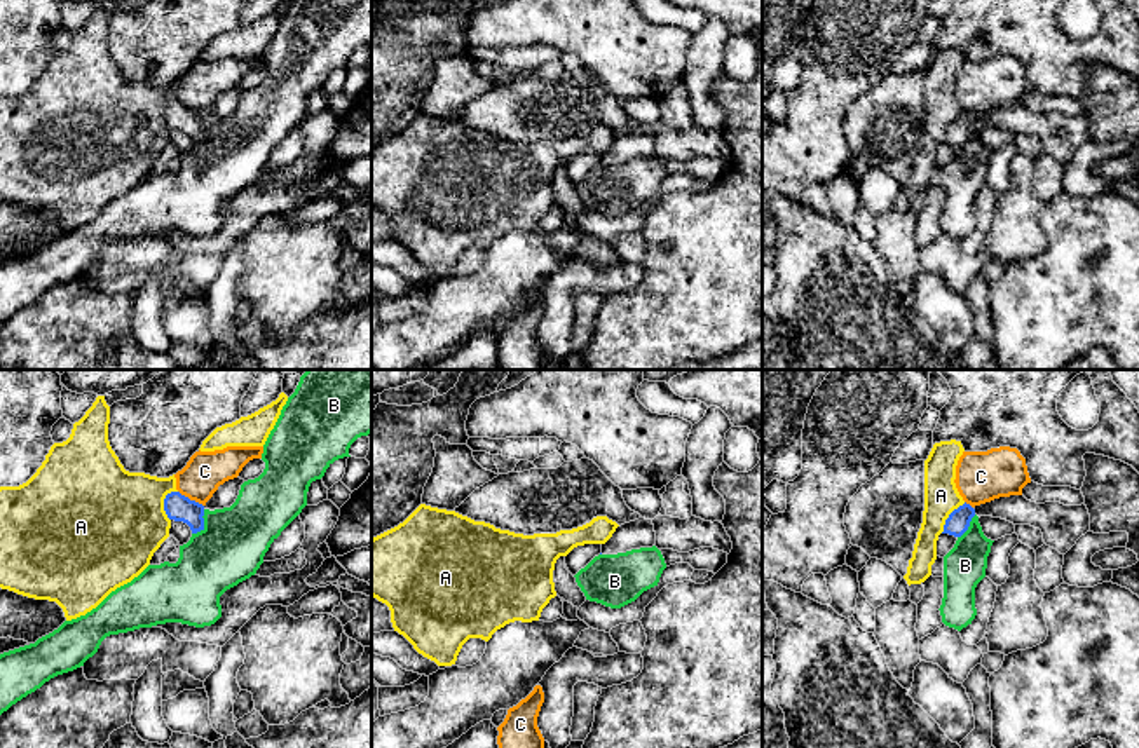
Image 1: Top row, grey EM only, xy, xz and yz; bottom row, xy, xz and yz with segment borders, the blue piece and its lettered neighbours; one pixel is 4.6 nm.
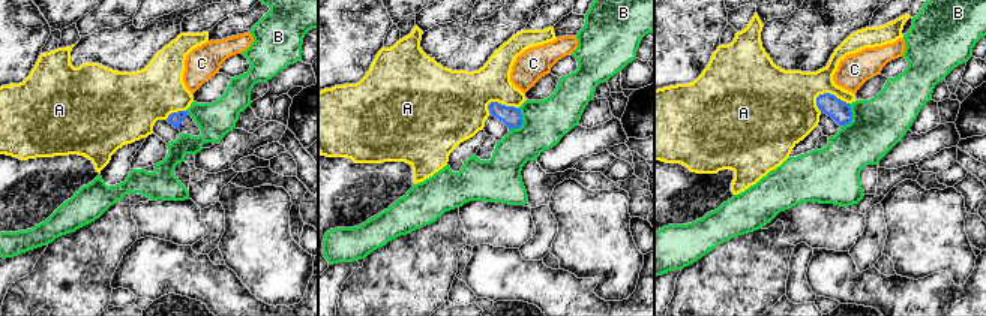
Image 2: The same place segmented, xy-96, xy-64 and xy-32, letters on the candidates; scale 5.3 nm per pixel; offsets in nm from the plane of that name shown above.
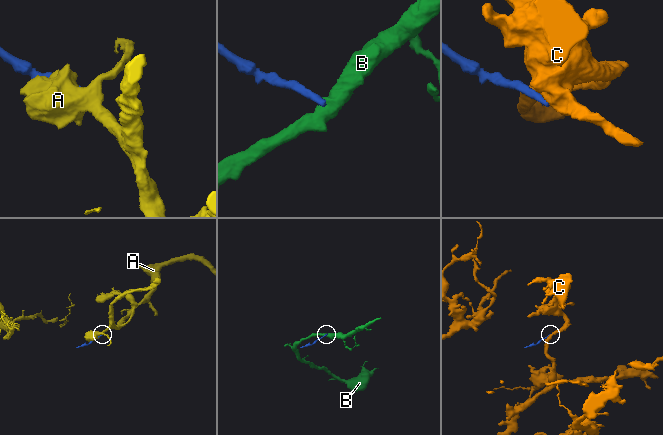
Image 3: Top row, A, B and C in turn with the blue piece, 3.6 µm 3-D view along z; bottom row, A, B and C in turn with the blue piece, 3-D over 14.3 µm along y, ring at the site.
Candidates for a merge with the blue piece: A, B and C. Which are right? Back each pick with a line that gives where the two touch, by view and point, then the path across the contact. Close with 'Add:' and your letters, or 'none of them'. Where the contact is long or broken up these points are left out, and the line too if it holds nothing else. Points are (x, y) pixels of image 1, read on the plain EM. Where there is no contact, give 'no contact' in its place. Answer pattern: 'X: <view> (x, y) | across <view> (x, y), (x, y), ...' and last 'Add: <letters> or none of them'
Add: none of them

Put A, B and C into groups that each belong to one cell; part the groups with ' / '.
A / B / C

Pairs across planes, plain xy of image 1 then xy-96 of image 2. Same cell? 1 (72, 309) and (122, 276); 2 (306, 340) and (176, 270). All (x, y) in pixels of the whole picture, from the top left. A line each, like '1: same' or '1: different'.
1: different
2: same

